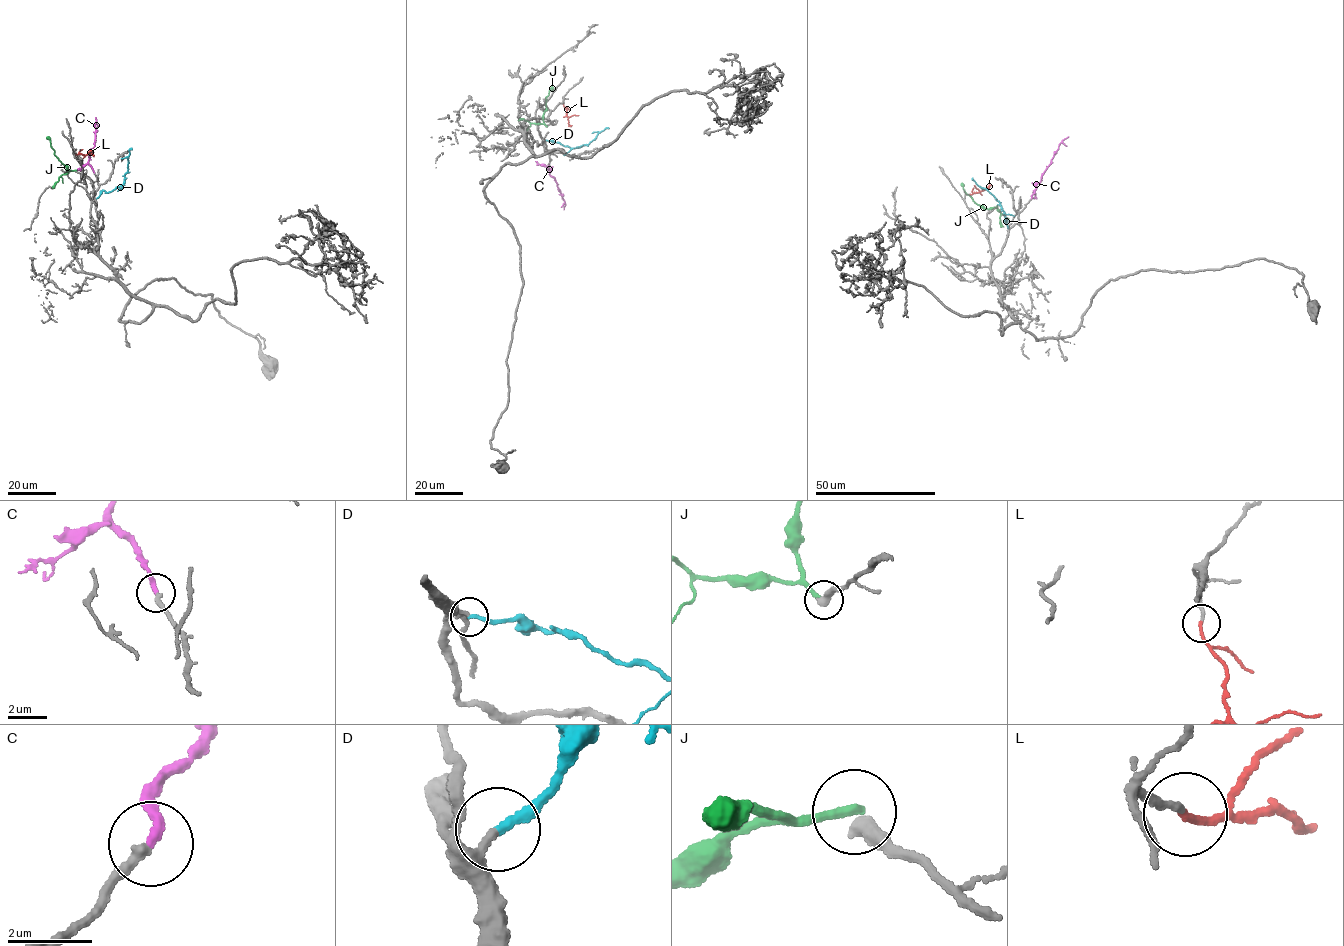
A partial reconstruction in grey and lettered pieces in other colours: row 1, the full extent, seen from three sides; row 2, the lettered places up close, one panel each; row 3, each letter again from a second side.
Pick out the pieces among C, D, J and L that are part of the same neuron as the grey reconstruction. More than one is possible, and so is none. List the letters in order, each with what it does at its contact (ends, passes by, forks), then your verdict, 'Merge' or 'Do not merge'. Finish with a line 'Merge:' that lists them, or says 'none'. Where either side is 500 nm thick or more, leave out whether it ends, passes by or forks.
C: It ends there. Merge
D: It ends there. Merge
J: It ends there. Do not merge
L: It ends there. Merge
Merge: C, D, L

